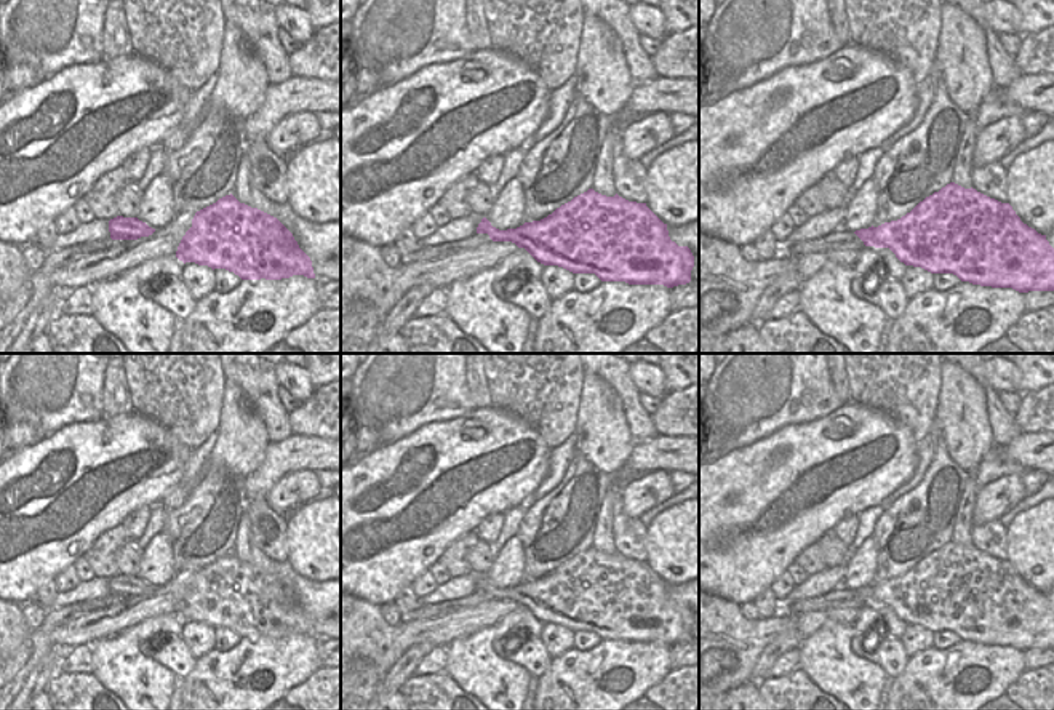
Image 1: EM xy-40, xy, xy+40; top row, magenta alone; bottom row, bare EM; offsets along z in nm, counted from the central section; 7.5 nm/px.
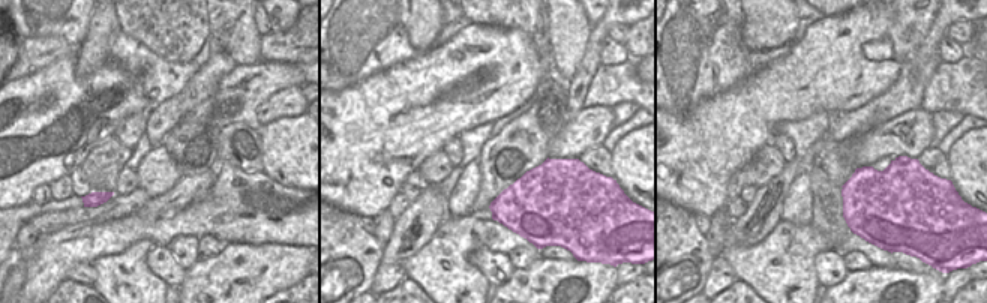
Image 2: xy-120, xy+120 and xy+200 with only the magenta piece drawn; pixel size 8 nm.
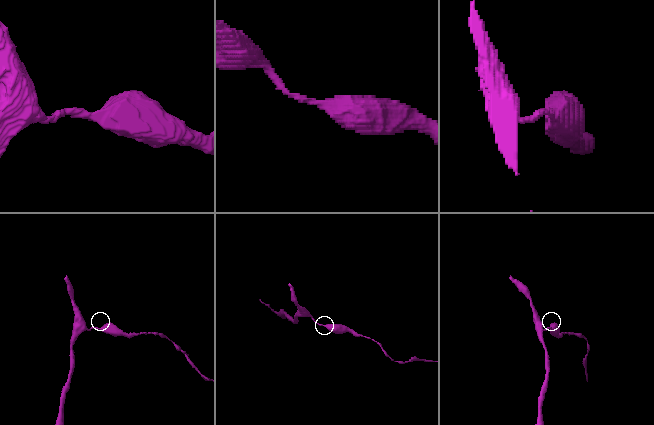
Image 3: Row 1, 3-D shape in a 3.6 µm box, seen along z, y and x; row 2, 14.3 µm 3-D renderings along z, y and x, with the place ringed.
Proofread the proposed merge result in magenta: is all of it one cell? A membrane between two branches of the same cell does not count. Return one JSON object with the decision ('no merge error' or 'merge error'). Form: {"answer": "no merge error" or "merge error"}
{"answer": "no merge error"}

